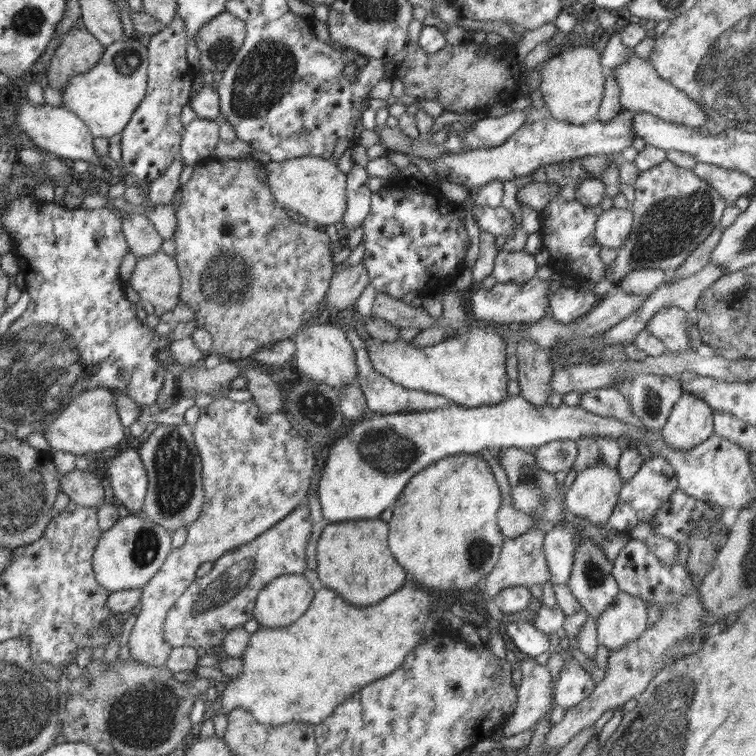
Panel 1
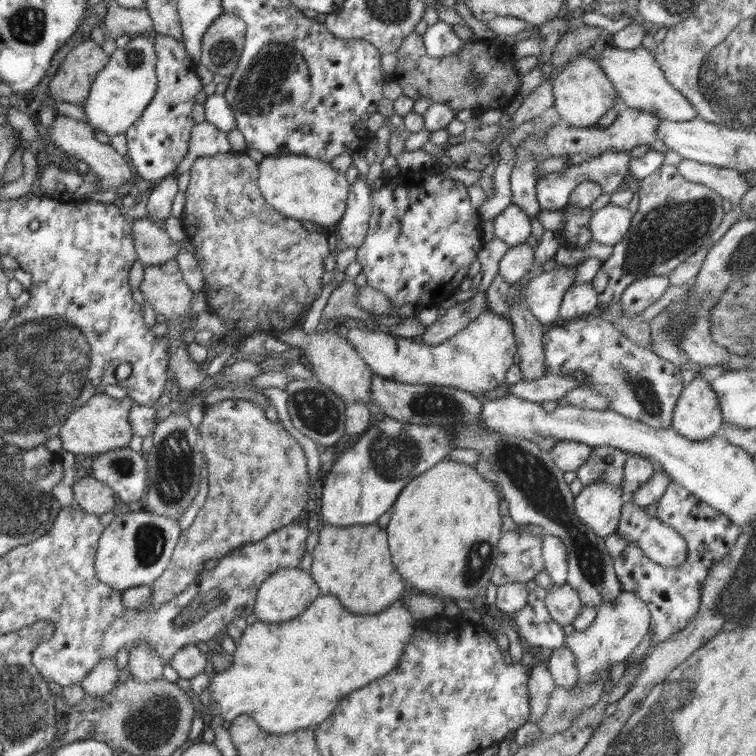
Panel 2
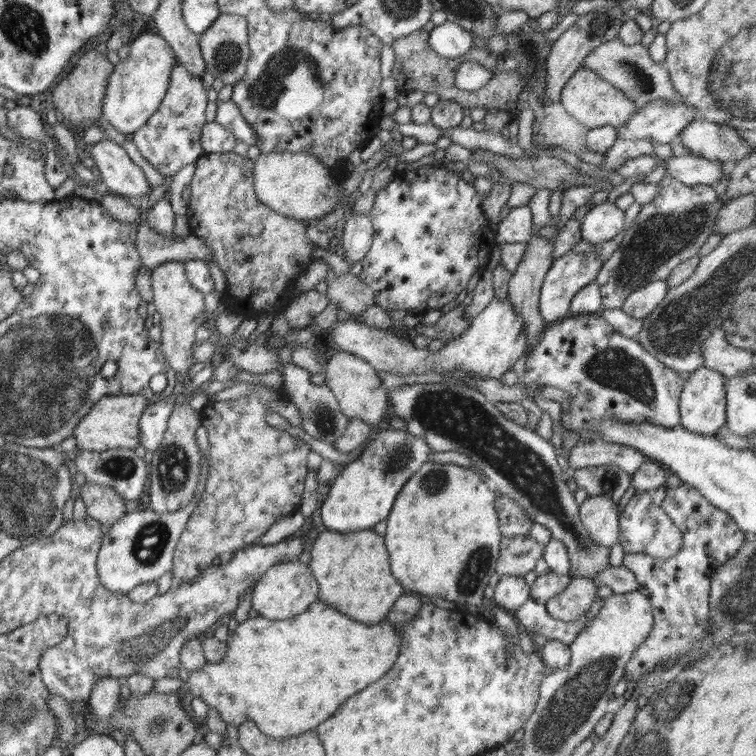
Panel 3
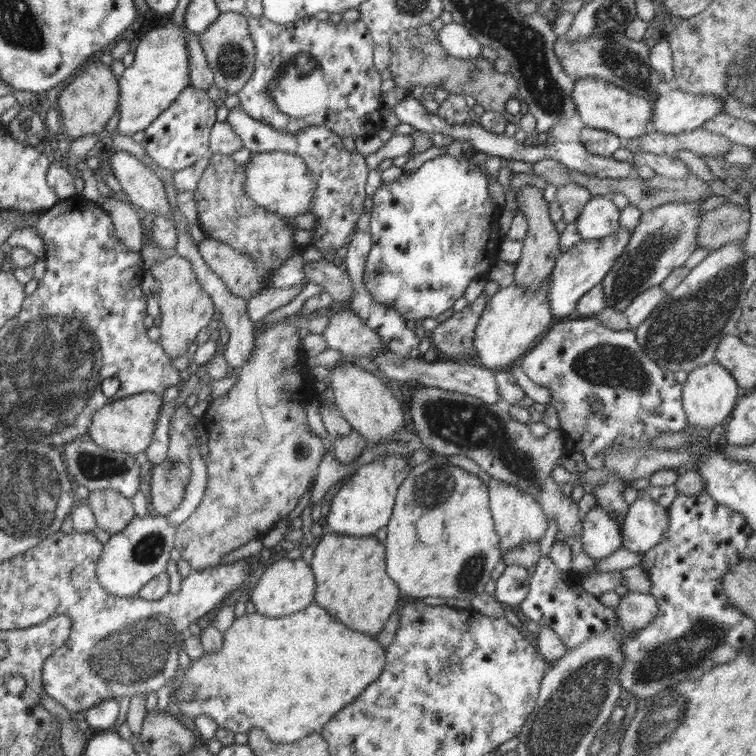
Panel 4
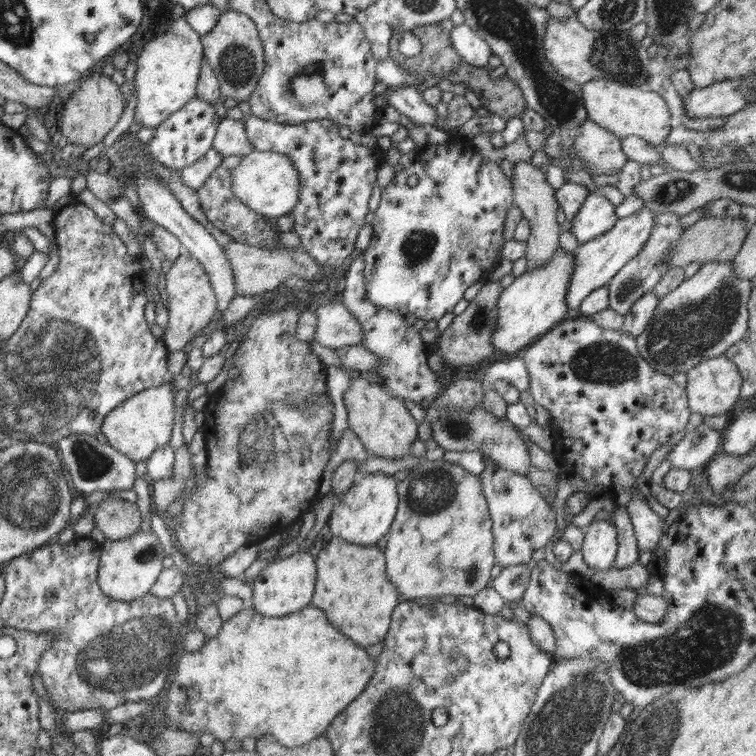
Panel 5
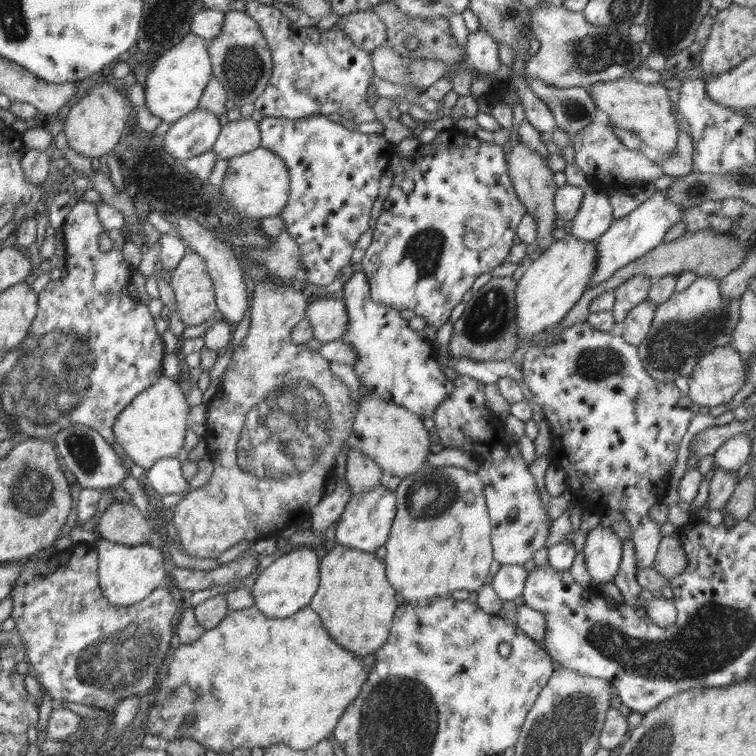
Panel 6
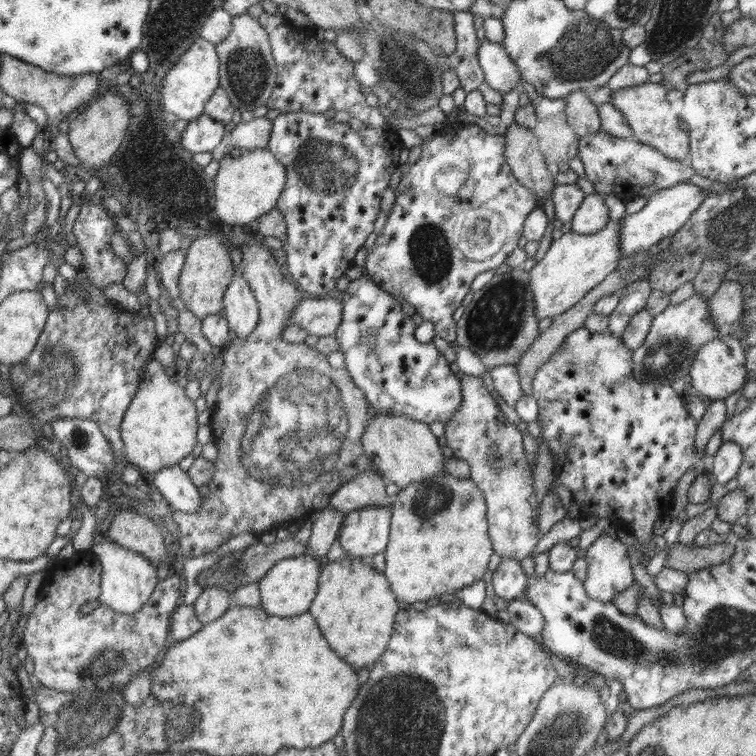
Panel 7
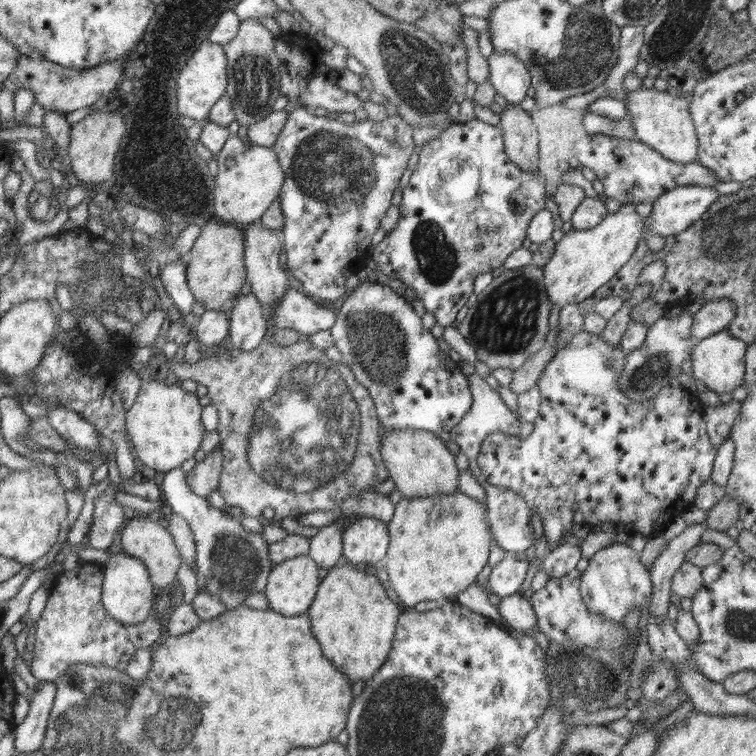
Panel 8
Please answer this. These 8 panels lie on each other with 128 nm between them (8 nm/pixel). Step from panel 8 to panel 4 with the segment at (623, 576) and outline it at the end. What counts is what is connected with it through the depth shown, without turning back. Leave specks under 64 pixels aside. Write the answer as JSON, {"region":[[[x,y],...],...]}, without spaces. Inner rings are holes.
{"region":[[[600,505],[592,507],[582,523],[581,542],[588,558],[596,562],[622,547],[622,529]]]}

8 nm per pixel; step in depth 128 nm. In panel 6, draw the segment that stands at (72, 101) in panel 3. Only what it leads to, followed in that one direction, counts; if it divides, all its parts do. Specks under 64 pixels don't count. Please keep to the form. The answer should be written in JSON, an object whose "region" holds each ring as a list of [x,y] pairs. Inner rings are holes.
{"region":[[[102,82],[92,86],[86,96],[71,106],[66,121],[64,122],[64,134],[67,144],[78,154],[85,157],[104,156],[113,150],[124,131],[130,112],[133,110],[131,101],[126,94],[108,82]]]}

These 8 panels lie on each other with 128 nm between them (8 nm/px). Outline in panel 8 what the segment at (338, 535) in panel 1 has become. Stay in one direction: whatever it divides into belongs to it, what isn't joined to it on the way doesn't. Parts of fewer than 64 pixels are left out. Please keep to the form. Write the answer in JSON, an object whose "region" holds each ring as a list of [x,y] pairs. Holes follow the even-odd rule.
{"region":[[[341,563],[332,570],[323,572],[316,597],[314,597],[314,601],[306,614],[311,620],[311,633],[321,646],[321,651],[328,662],[340,674],[344,674],[344,678],[348,678],[353,683],[372,679],[372,676],[386,662],[388,653],[392,648],[395,626],[401,612],[402,608],[388,598],[385,588],[377,576],[372,576],[352,565]]]}

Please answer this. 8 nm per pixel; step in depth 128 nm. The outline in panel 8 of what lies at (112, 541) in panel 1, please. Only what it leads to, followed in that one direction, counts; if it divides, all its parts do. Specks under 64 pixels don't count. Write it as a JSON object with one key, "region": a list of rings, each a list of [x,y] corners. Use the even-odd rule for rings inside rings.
{"region":[[[127,553],[110,554],[103,566],[104,579],[102,585],[102,605],[108,615],[113,616],[123,625],[138,624],[145,621],[155,608],[158,593],[149,578],[146,566],[138,558],[132,558]]]}

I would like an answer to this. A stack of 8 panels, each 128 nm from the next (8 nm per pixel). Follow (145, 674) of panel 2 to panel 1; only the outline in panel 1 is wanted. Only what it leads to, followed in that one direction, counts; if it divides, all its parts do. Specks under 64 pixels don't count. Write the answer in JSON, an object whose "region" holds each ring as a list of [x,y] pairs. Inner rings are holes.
{"region":[[[222,396],[203,406],[199,412],[200,415],[193,425],[192,431],[199,450],[198,459],[202,465],[204,490],[206,490],[208,502],[204,502],[204,510],[187,528],[188,538],[186,538],[185,544],[181,548],[173,549],[162,564],[159,574],[156,574],[143,586],[141,610],[136,615],[136,621],[129,636],[128,646],[132,658],[144,666],[154,666],[154,668],[165,667],[172,649],[164,636],[164,619],[168,611],[174,607],[176,600],[190,586],[198,568],[206,562],[214,563],[225,553],[238,548],[238,546],[254,542],[256,538],[260,537],[260,534],[264,534],[266,530],[276,526],[276,523],[279,523],[298,505],[308,504],[306,495],[310,477],[313,474],[312,468],[316,464],[312,442],[308,436],[298,430],[292,420],[286,417],[284,411],[266,414],[258,411],[253,400],[246,403],[236,403],[229,400],[227,396]],[[278,450],[286,450],[284,464],[272,462],[272,452],[278,452]]]}

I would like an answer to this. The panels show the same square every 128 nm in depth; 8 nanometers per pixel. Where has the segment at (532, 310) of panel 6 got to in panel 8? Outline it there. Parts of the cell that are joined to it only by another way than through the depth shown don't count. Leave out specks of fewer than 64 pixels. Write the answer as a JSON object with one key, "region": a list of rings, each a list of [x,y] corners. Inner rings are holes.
{"region":[[[632,204],[622,205],[616,212],[608,213],[596,226],[586,230],[572,228],[555,244],[555,252],[549,262],[543,266],[544,284],[551,306],[562,308],[573,302],[581,303],[590,298],[595,290],[606,282],[627,263],[627,260],[643,244],[645,219],[636,213]]]}

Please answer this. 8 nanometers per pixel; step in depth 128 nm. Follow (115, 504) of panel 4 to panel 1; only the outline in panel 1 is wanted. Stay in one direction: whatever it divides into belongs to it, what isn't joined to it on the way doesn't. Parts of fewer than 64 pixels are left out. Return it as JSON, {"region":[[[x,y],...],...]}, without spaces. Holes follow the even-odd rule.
{"region":[[[74,469],[59,479],[59,490],[65,492],[72,502],[85,507],[98,508],[104,503],[104,491],[106,487],[106,482],[99,479],[96,474],[90,470],[82,472]]]}

